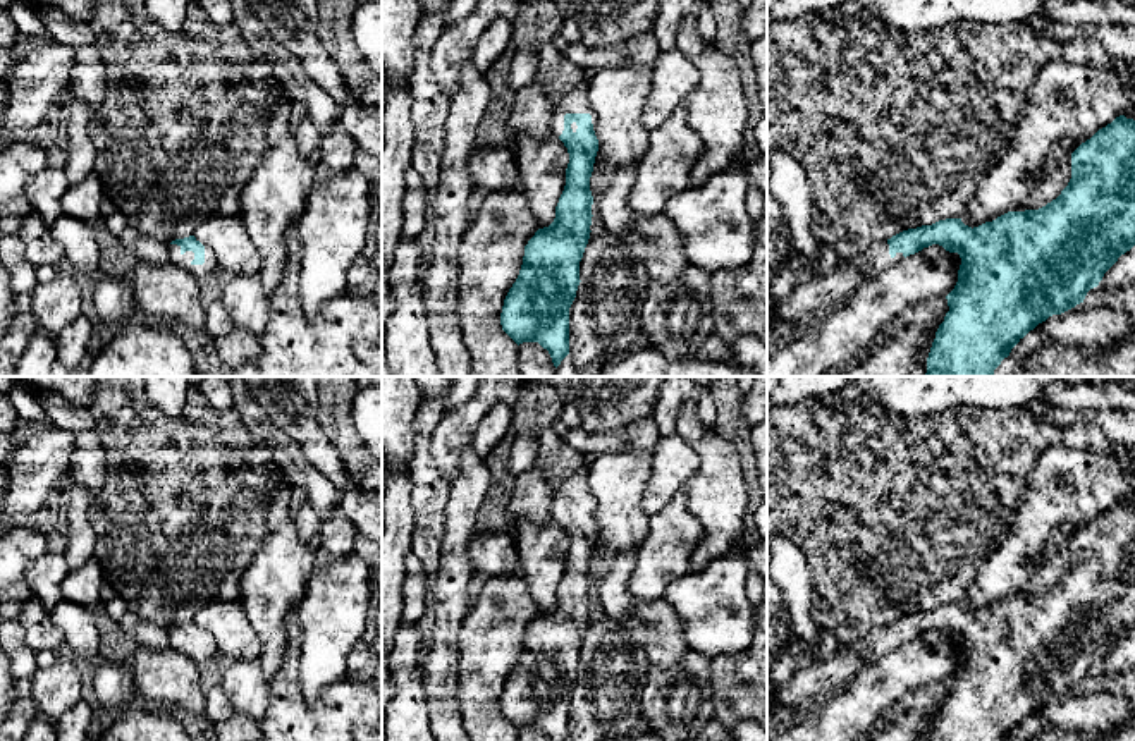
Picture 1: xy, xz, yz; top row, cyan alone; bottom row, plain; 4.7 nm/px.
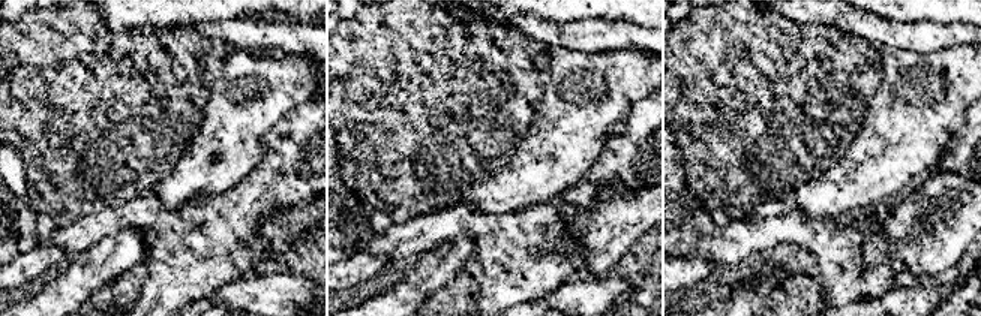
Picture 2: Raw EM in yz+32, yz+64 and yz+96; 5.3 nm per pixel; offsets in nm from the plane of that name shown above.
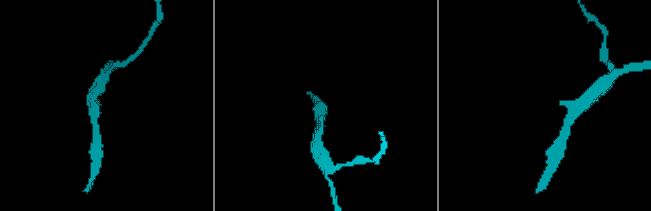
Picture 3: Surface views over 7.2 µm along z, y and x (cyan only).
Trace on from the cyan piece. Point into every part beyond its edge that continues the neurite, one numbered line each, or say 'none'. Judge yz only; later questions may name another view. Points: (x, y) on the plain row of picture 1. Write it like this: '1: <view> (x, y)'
1: yz (876, 645)

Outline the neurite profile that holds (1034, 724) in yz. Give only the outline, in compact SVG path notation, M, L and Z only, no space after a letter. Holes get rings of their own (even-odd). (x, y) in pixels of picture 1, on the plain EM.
M1039 713L1030 715L1020 727L1011 734L1009 741L1032 741L1044 729L1044 717Z

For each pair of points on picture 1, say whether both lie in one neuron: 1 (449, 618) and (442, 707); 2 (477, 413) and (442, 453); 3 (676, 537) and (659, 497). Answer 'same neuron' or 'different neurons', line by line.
1: same neuron
2: same neuron
3: different neurons

